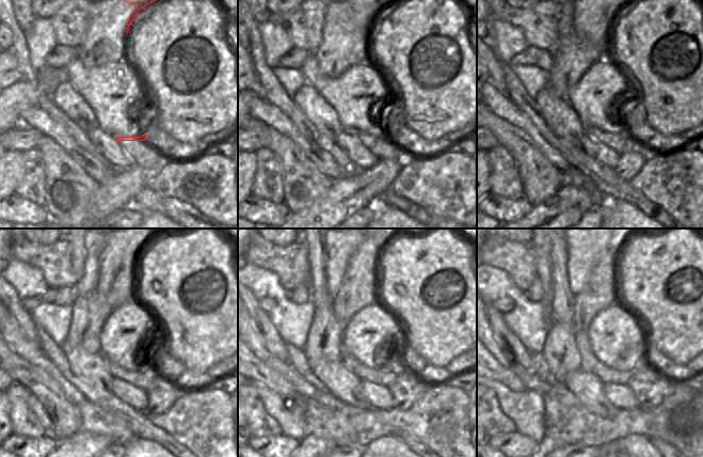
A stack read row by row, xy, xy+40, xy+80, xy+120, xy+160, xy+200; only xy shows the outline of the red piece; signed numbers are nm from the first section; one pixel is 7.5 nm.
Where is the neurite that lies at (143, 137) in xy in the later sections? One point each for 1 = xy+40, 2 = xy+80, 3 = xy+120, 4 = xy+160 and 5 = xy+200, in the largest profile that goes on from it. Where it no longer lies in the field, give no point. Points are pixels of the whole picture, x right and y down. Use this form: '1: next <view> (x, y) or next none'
1: next xy+40 (383, 136)
2: next xy+80 (625, 135)
3: next xy+120 (116, 372)
4: next xy+160 (362, 372)
5: next xy+200 (600, 290)

